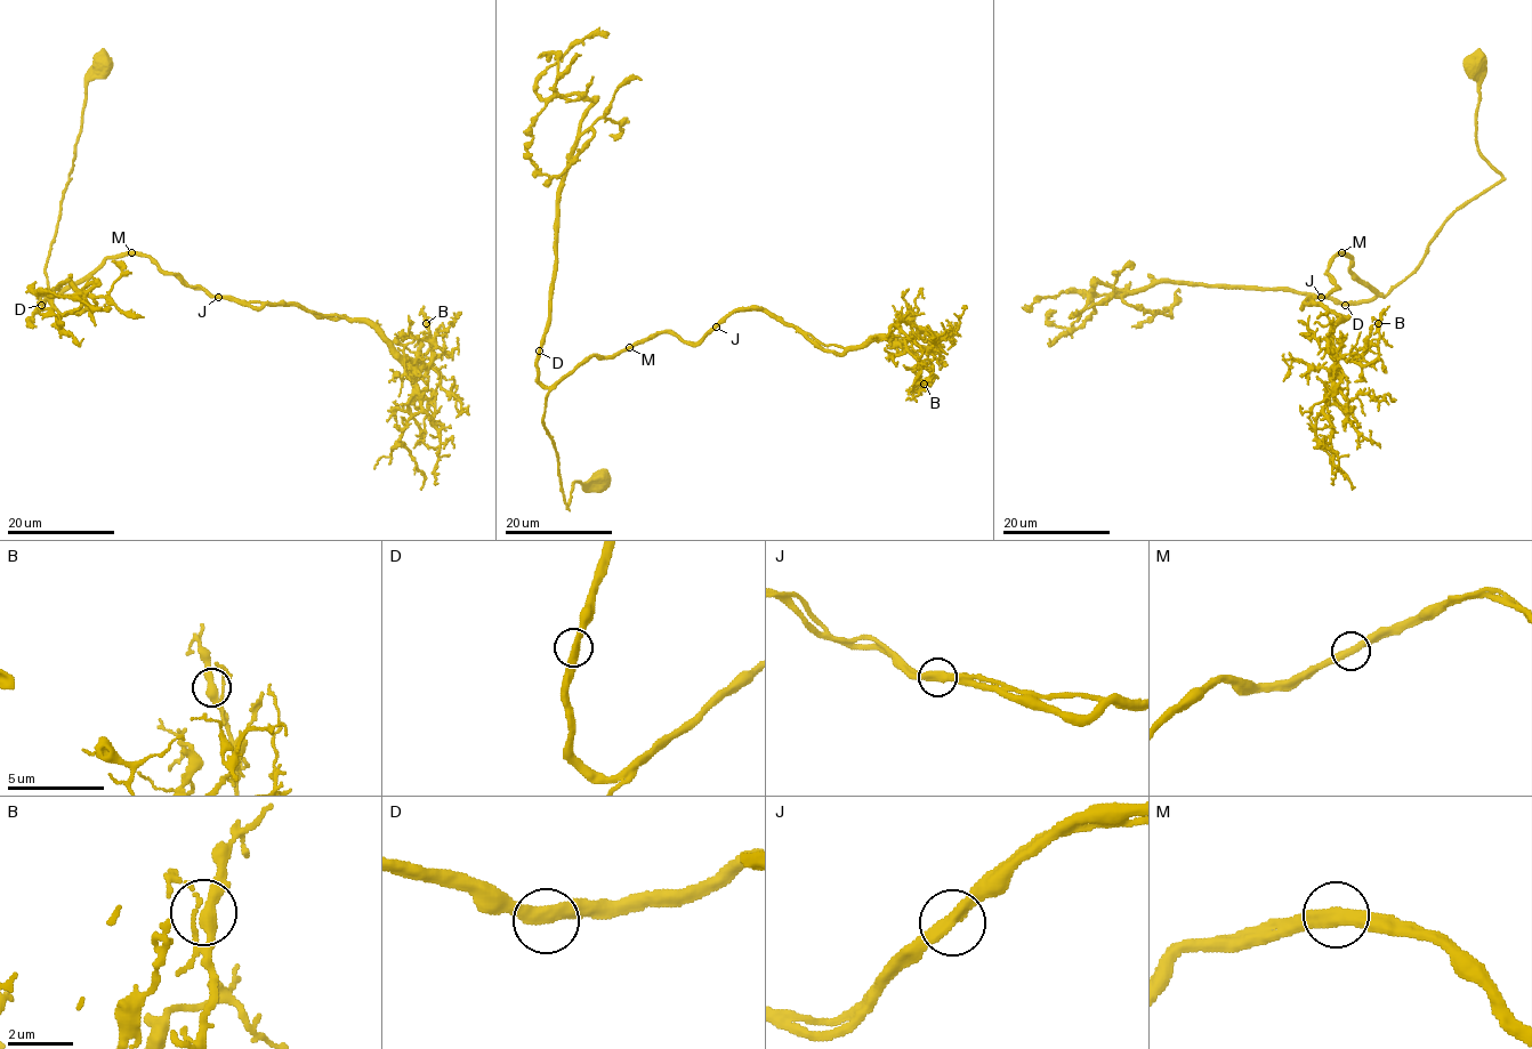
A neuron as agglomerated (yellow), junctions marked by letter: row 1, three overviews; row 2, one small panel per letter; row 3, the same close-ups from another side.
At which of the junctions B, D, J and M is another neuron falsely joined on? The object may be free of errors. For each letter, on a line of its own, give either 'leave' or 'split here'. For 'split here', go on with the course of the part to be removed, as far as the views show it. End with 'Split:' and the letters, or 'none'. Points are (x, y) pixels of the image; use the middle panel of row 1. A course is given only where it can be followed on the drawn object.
B: leave
D: leave
J: leave
M: leave
Split: none

